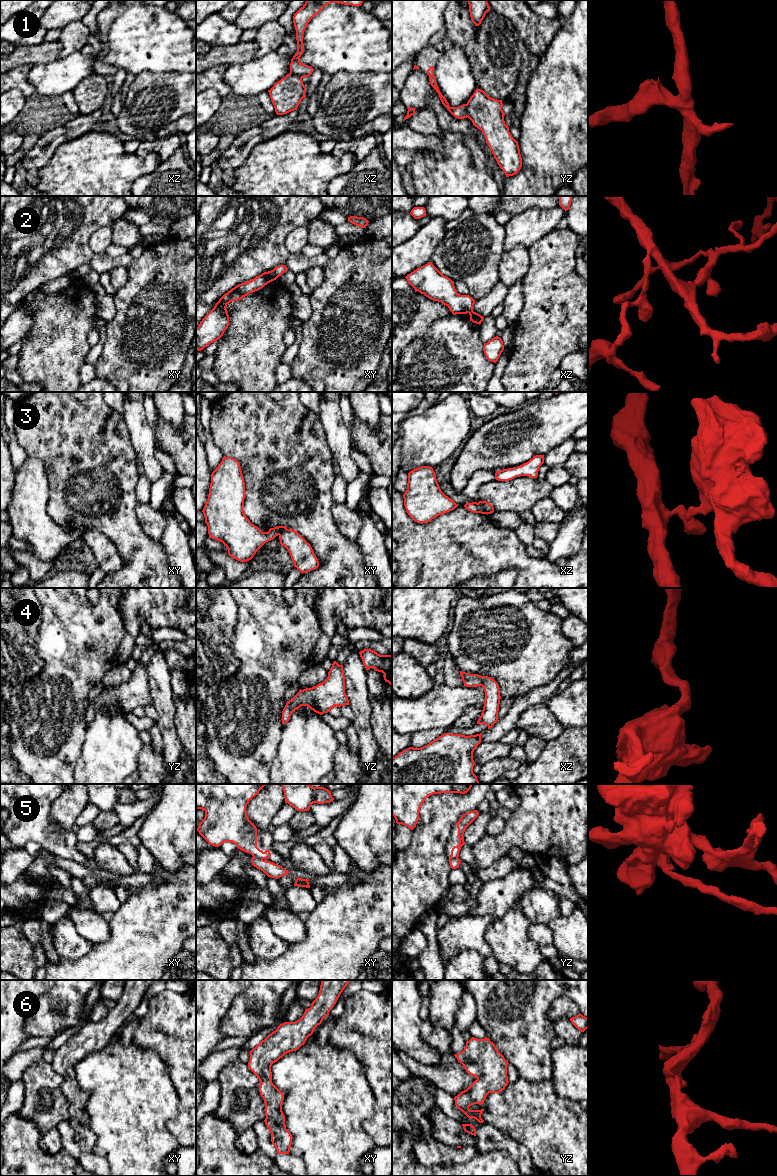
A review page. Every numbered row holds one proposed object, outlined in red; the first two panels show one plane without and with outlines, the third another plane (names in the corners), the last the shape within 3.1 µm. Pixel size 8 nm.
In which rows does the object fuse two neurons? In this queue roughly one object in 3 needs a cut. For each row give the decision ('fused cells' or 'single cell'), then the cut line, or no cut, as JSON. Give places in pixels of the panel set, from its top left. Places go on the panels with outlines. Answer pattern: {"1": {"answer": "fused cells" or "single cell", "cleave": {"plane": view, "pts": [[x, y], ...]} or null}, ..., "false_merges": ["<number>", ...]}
{"1": {"answer": "fused cells", "cleave": {"plane": "yz", "pts": [[466, 104], [466, 114], [468, 116]]}}, "2": {"answer": "fused cells", "cleave": {"plane": "xy", "pts": [[270, 271], [276, 278]]}}, "3": {"answer": "fused cells", "cleave": {"plane": "xz", "pts": [[477, 503], [486, 513]]}}, "4": {"answer": "single cell", "cleave": null}, "5": {"answer": "fused cells", "cleave": {"plane": "xy", "pts": [[253, 855], [262, 859]]}}, "6": {"answer": "single cell", "cleave": null}, "false_merges": ["1", "2", "3", "5"]}

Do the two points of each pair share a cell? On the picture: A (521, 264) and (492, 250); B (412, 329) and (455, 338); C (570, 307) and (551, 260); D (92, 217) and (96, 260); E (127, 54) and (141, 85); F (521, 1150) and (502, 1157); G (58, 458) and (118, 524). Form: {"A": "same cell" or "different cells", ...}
{"A": "different cells", "B": "different cells", "C": "same cell", "D": "same cell", "E": "different cells", "F": "different cells", "G": "same cell"}

